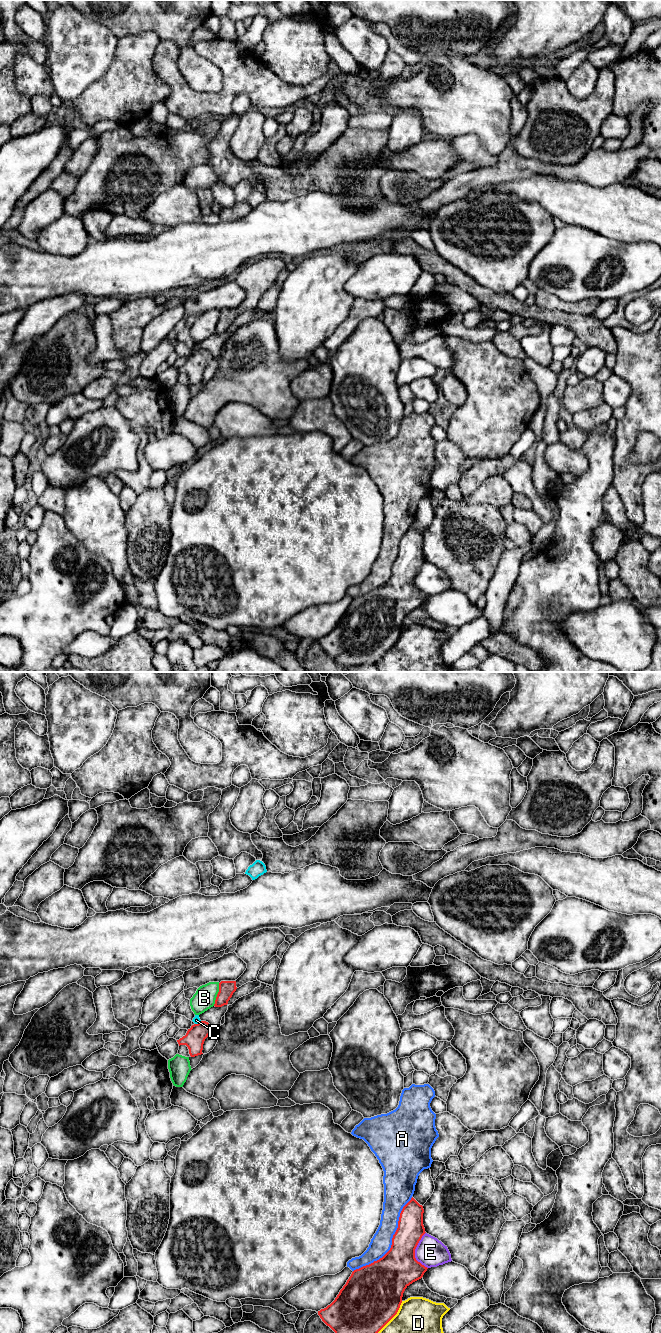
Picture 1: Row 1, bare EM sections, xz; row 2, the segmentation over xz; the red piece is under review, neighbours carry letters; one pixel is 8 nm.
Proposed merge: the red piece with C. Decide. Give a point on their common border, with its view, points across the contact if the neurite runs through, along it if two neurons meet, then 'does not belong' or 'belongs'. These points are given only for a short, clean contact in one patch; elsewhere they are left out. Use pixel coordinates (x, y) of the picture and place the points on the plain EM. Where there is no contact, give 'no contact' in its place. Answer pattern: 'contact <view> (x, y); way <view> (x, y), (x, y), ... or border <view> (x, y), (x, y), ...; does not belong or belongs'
contact xz (198, 351); way xz (194, 367), (198, 360), (198, 351), (196, 347); belongs

